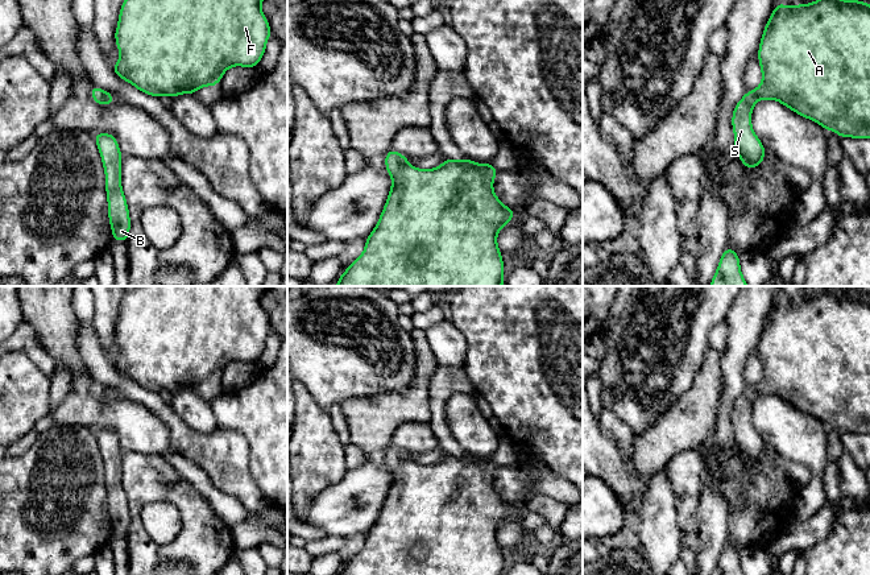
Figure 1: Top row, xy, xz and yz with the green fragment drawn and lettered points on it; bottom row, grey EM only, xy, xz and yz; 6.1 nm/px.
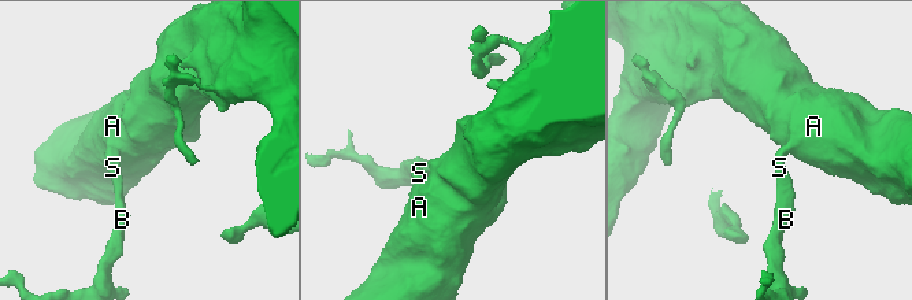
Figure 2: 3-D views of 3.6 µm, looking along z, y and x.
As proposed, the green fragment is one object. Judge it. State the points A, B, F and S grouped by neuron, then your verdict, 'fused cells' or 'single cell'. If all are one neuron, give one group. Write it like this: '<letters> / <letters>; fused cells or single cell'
A B F S; single cell

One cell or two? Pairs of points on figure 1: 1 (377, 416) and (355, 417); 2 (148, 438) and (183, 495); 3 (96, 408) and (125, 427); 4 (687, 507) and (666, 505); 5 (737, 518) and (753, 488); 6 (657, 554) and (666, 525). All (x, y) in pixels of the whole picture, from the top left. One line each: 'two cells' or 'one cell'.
1: one cell
2: two cells
3: one cell
4: two cells
5: one cell
6: one cell

